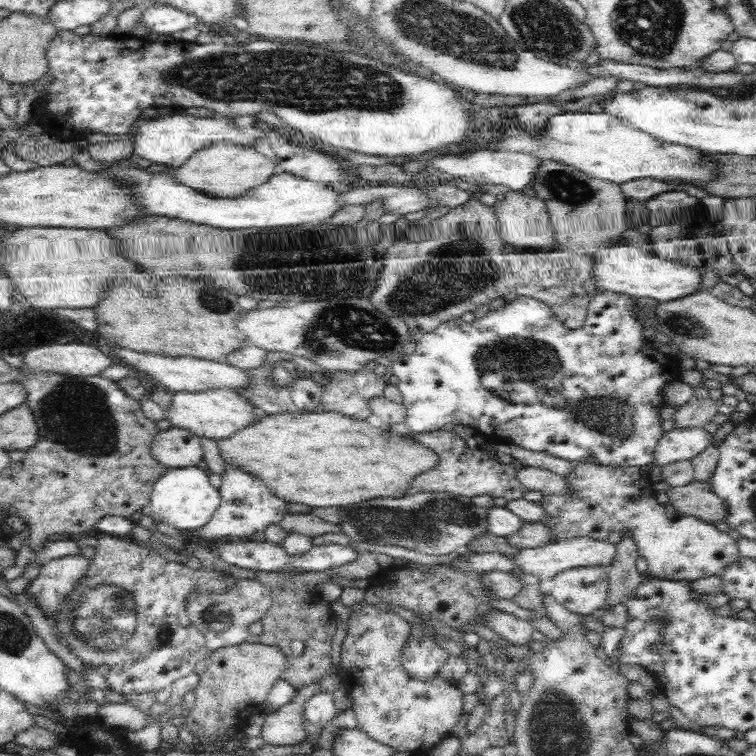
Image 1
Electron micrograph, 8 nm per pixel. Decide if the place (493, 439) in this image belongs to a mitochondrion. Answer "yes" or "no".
no

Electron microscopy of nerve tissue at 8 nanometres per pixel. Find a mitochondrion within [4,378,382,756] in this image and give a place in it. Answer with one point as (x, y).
(102, 619)

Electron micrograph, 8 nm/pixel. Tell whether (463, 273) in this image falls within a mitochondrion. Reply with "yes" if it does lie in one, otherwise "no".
yes

